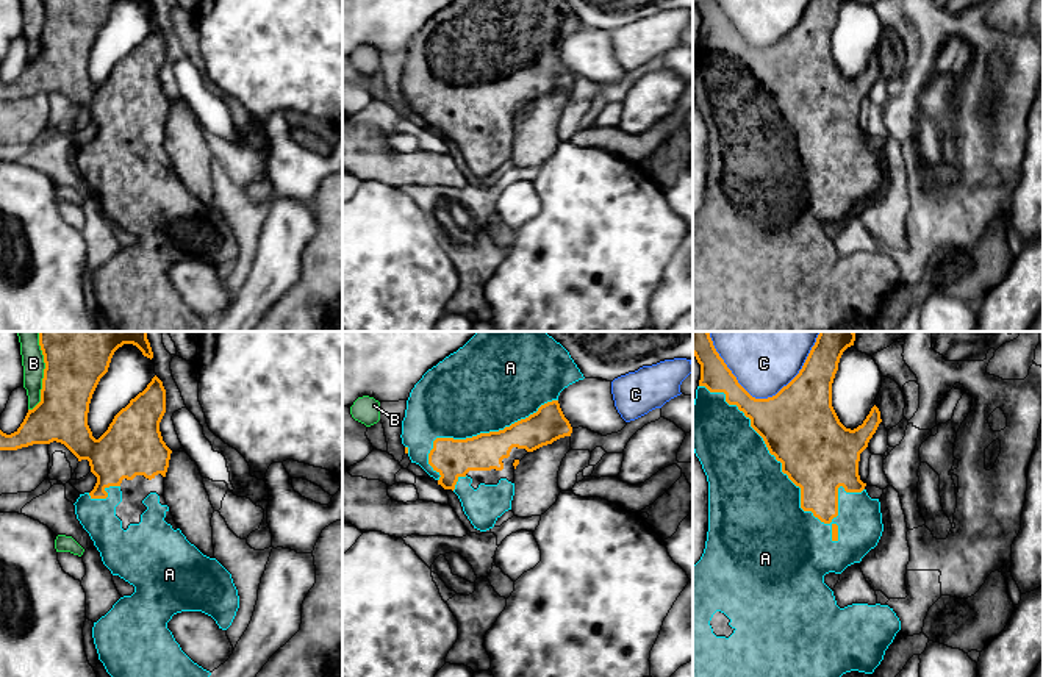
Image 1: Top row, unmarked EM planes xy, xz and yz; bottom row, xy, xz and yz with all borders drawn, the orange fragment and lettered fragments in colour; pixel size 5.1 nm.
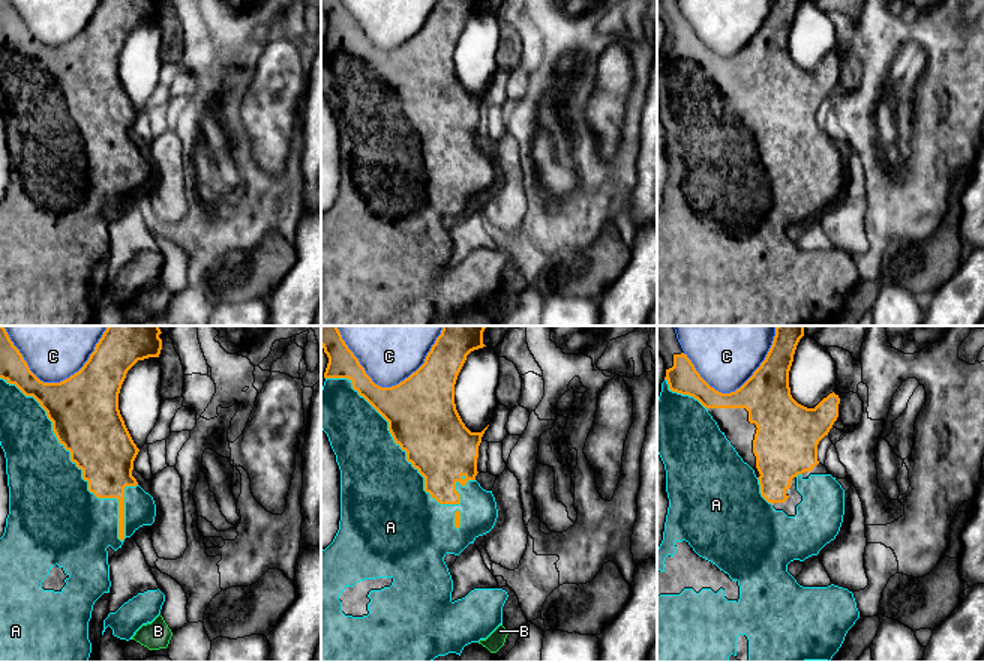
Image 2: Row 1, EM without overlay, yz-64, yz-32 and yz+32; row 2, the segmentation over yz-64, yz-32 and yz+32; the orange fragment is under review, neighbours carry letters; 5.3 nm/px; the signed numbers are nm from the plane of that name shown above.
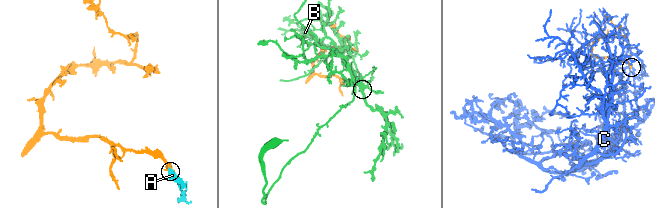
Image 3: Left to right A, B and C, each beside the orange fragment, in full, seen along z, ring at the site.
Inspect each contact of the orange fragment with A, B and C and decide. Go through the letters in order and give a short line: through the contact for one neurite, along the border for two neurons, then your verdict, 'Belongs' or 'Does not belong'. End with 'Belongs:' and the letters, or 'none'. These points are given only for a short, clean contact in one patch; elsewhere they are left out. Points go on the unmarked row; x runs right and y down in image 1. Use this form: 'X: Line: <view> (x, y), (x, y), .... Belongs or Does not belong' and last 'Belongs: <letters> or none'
A: Belongs
B: Does not belong
C: Does not belong
Belongs: A

